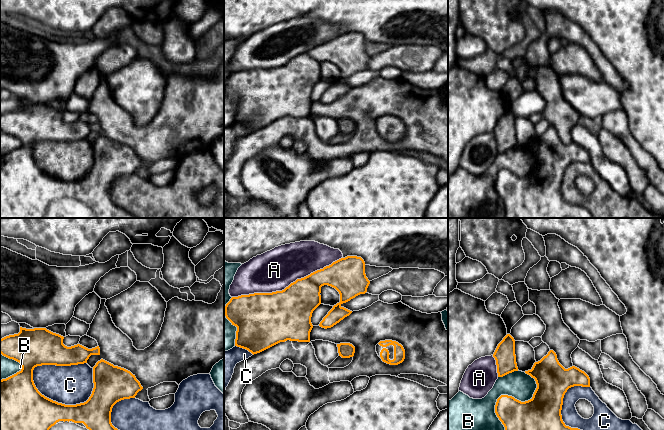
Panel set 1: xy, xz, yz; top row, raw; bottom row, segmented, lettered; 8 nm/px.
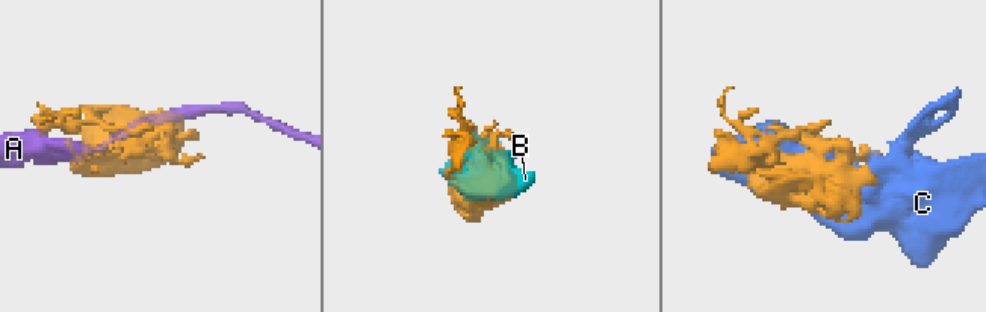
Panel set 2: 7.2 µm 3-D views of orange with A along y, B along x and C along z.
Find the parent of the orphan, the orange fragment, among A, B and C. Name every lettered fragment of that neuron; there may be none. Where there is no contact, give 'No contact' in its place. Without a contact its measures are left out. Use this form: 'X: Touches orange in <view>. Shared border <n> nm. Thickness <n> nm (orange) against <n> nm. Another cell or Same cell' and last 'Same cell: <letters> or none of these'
A: Touches orange in xz. Shared border 950 nm. Thickness 400 nm (orange) against 320 nm. Another cell
B: Touches orange in yz. Shared border 500 nm. Thickness 260 nm (orange) against 220 nm. Another cell
C: Touches orange in xy. Shared border 500 nm. Thickness 320 nm (orange) against 320 nm. Another cell
Same cell: none of these

